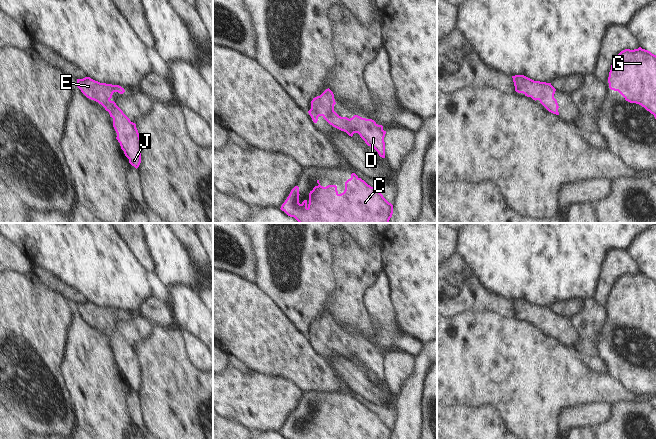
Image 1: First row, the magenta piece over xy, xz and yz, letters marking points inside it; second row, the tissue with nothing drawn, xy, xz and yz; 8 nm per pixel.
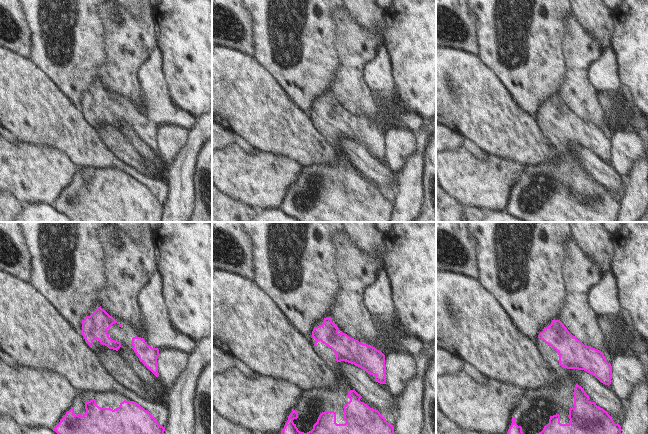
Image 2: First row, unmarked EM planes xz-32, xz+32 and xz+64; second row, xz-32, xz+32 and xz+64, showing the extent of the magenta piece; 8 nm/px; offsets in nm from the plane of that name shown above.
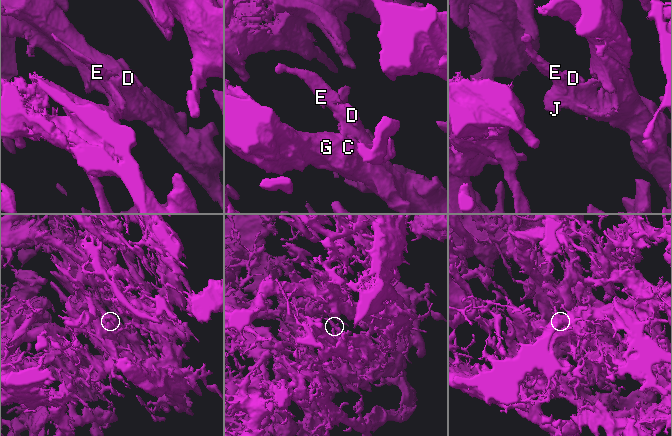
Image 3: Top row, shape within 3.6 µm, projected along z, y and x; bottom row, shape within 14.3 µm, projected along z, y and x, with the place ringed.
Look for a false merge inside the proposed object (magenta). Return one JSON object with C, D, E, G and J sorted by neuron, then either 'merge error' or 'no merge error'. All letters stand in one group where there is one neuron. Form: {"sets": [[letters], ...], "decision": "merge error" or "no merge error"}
{"sets": [["C", "D", "E", "G", "J"]], "decision": "no merge error"}

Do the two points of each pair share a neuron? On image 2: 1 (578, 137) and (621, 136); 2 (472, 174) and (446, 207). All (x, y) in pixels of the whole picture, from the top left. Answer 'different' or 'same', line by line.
1: different
2: different

